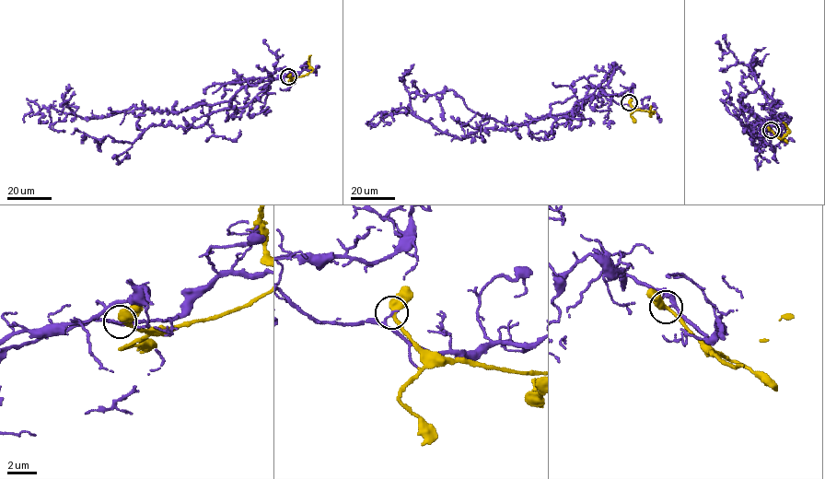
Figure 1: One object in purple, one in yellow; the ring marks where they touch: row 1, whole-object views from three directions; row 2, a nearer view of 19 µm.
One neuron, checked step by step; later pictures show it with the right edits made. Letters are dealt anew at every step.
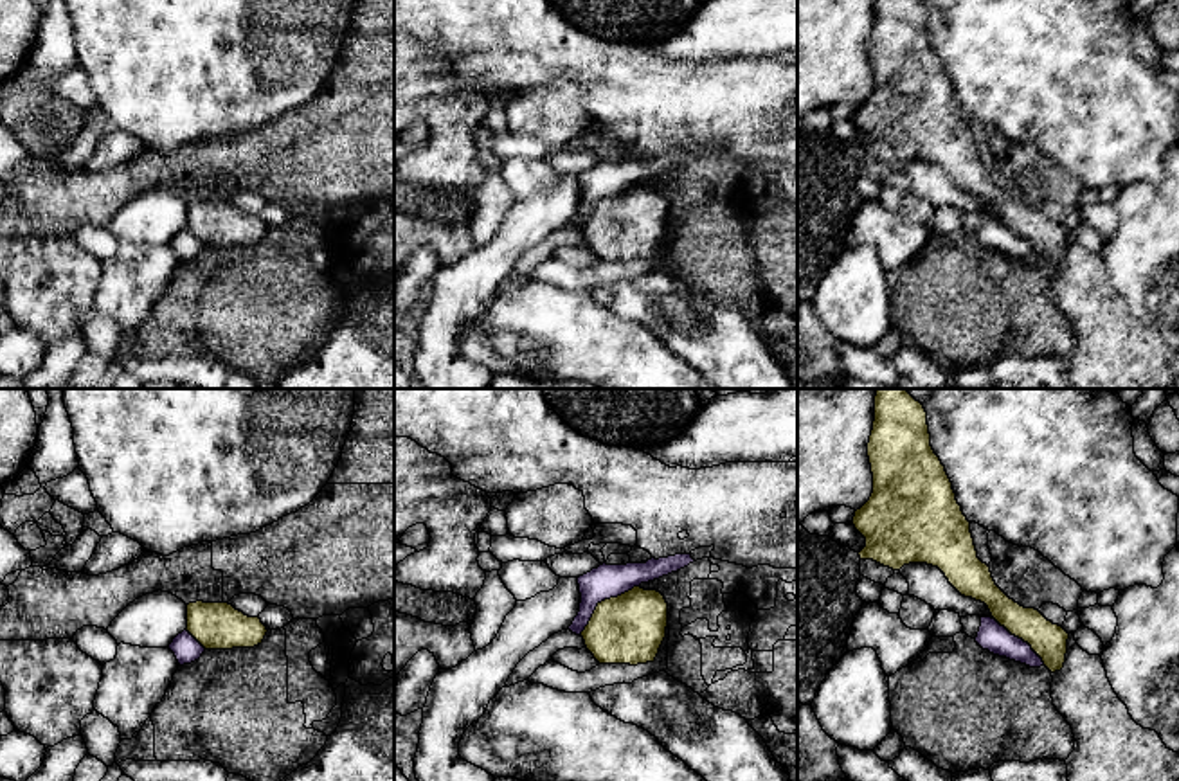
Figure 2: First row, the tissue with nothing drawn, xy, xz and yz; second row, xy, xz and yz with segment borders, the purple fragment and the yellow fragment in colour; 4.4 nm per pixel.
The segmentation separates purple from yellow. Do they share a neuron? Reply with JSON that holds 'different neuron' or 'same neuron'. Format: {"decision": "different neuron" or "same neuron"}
{"decision": "different neuron"}

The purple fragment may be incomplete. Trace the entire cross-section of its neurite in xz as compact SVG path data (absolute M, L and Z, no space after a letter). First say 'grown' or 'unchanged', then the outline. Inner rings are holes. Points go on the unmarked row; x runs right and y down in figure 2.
unchanged; M675 151L668 155L652 155L646 160L626 160L626 162L599 162L590 169L578 175L581 200L580 209L574 214L569 227L581 232L589 221L596 203L610 194L617 194L641 180L648 180L677 169L695 157L691 151Z

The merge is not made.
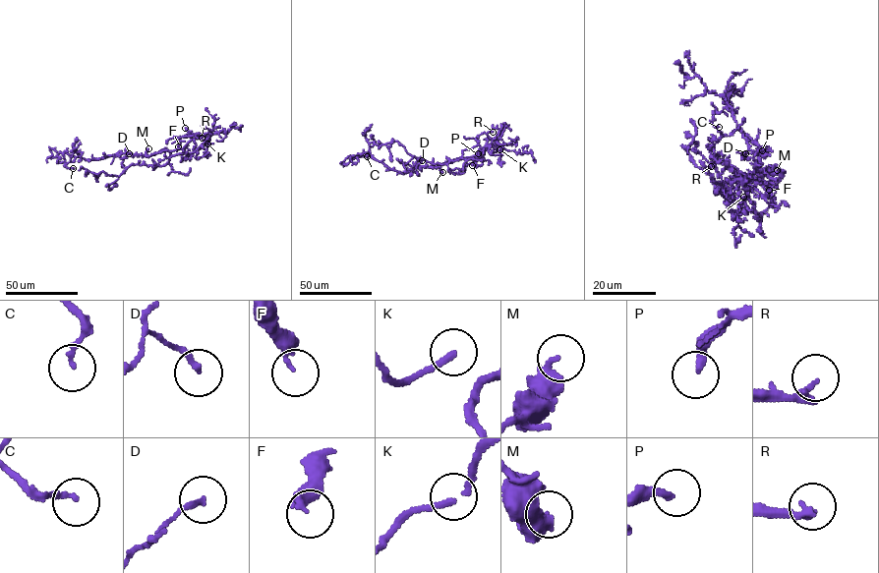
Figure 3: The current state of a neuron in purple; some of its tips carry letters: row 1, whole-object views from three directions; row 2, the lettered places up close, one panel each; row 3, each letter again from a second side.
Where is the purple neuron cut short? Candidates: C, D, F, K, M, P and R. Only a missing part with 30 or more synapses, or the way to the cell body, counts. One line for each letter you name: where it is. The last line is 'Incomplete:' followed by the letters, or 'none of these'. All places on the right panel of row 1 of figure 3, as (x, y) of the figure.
K: at (743, 197)
Incomplete: K

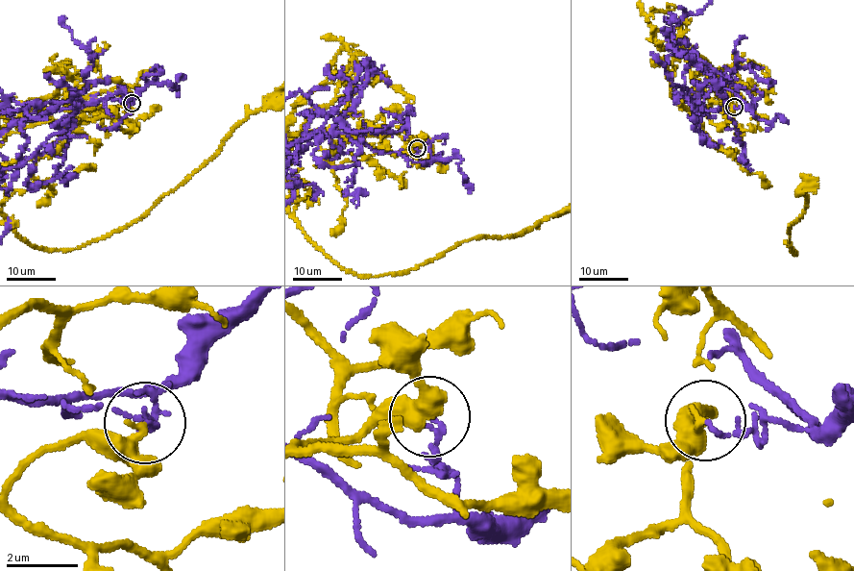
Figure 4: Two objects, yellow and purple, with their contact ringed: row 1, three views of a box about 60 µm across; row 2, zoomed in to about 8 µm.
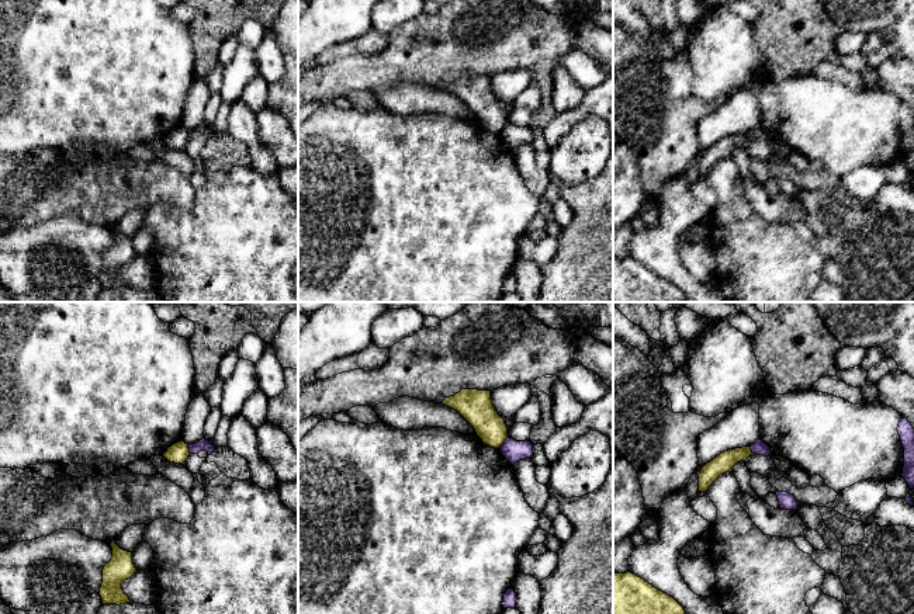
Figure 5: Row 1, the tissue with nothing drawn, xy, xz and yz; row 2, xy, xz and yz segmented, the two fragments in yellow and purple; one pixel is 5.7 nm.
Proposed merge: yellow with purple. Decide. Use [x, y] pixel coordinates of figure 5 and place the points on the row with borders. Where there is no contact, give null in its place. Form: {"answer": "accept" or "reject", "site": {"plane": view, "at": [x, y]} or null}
{"answer": "reject", "site": {"plane": "xz", "at": [504, 441]}}

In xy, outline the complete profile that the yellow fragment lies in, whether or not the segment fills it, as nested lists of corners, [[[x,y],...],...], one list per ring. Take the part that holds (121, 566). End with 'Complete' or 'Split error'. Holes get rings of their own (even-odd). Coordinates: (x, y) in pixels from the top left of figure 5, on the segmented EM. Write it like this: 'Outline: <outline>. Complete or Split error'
Outline: [[[115,541],[110,545],[112,548],[112,558],[103,569],[100,596],[103,604],[120,606],[131,601],[121,584],[135,575],[136,568],[132,561],[132,552],[121,549]]]. Complete

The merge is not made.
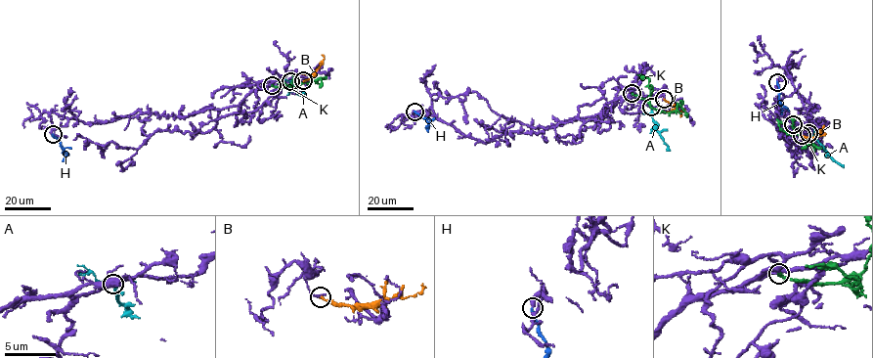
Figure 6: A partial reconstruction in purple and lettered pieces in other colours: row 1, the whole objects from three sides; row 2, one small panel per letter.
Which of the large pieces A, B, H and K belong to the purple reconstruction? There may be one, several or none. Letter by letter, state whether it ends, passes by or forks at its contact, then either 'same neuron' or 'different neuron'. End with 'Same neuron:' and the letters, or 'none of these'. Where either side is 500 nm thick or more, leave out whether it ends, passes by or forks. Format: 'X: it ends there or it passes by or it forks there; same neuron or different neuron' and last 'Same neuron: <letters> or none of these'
A: it ends there; different neuron
B: it ends there; different neuron
H: it ends there; same neuron
K: it ends there; different neuron
Same neuron: H

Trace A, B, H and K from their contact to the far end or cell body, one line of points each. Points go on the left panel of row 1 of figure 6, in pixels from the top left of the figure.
A: (289, 81), (293, 90), (303, 96)
B: (303, 80), (315, 74), (324, 59), (322, 54)
H: (52, 134), (68, 155), (62, 160)
K: (272, 85), (290, 87), (326, 76)

